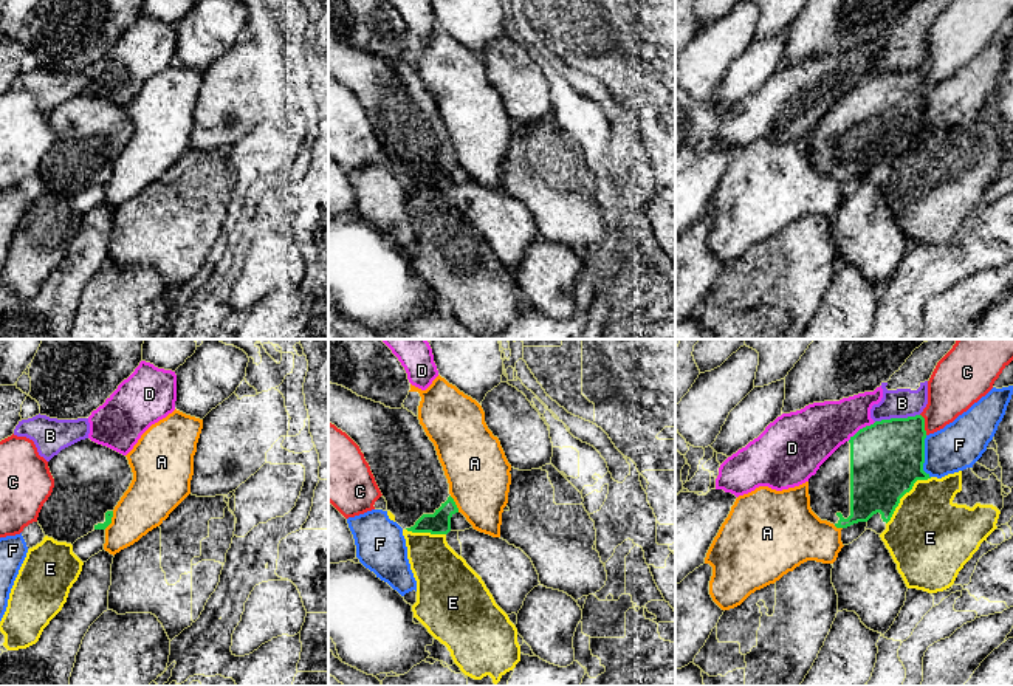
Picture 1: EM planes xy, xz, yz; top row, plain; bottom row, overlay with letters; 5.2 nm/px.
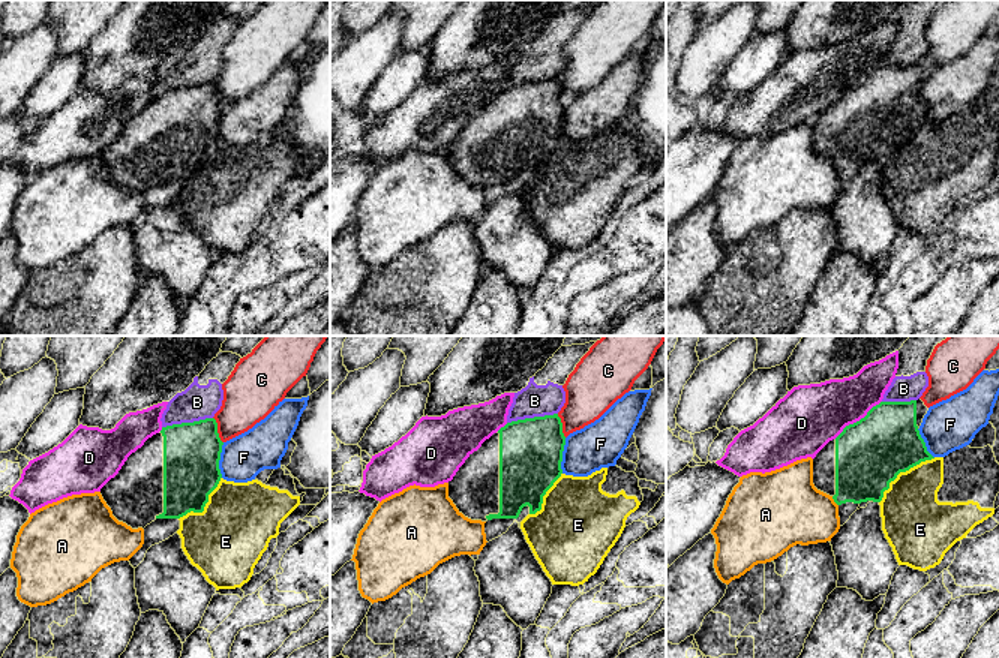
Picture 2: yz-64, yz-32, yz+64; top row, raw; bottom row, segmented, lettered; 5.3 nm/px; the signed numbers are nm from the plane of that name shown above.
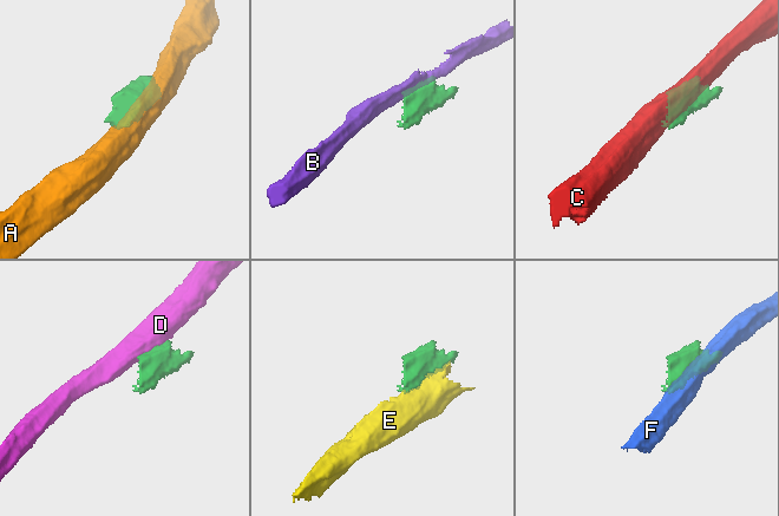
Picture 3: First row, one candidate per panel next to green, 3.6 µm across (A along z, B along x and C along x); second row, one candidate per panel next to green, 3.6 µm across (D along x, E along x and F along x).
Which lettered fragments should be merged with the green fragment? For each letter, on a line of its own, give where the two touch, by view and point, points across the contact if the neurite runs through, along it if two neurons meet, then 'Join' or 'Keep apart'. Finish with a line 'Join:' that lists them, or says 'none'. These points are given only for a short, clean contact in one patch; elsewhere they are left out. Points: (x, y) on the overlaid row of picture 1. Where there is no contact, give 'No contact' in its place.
A: Touches green at xy (110, 521). Keep apart
B: Touches green at yz (897, 418). Keep apart
C: Touches green at yz (923, 425). Keep apart
D: Touches green at yz (863, 428). Keep apart
E: Touches green at yz (903, 494). Keep apart
F: Touches green at yz (923, 457). Keep apart
Join: none

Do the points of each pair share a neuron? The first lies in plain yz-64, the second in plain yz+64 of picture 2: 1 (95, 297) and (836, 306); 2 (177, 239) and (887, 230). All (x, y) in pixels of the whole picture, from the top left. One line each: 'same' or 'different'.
1: different
2: same

